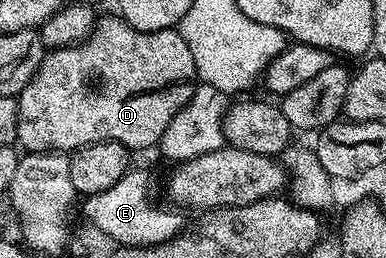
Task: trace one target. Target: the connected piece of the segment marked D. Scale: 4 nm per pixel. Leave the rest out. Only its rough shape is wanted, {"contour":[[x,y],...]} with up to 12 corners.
{"contour":[[101,17],[18,95],[33,154],[157,145],[198,79],[179,29]]}

